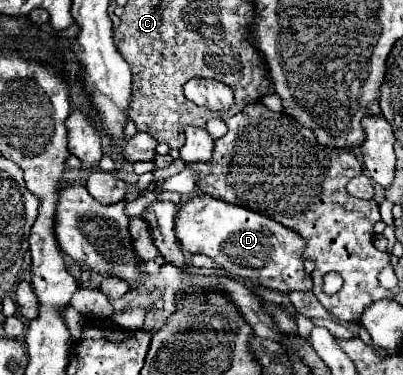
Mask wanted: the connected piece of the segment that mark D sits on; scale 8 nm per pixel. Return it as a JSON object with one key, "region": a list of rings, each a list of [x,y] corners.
{"region":[[[199,195],[183,205],[175,217],[175,235],[183,251],[203,253],[231,275],[251,279],[269,289],[303,289],[305,277],[311,277],[303,267],[303,239],[295,231],[287,231],[281,223],[251,209],[229,205],[209,195]]]}

